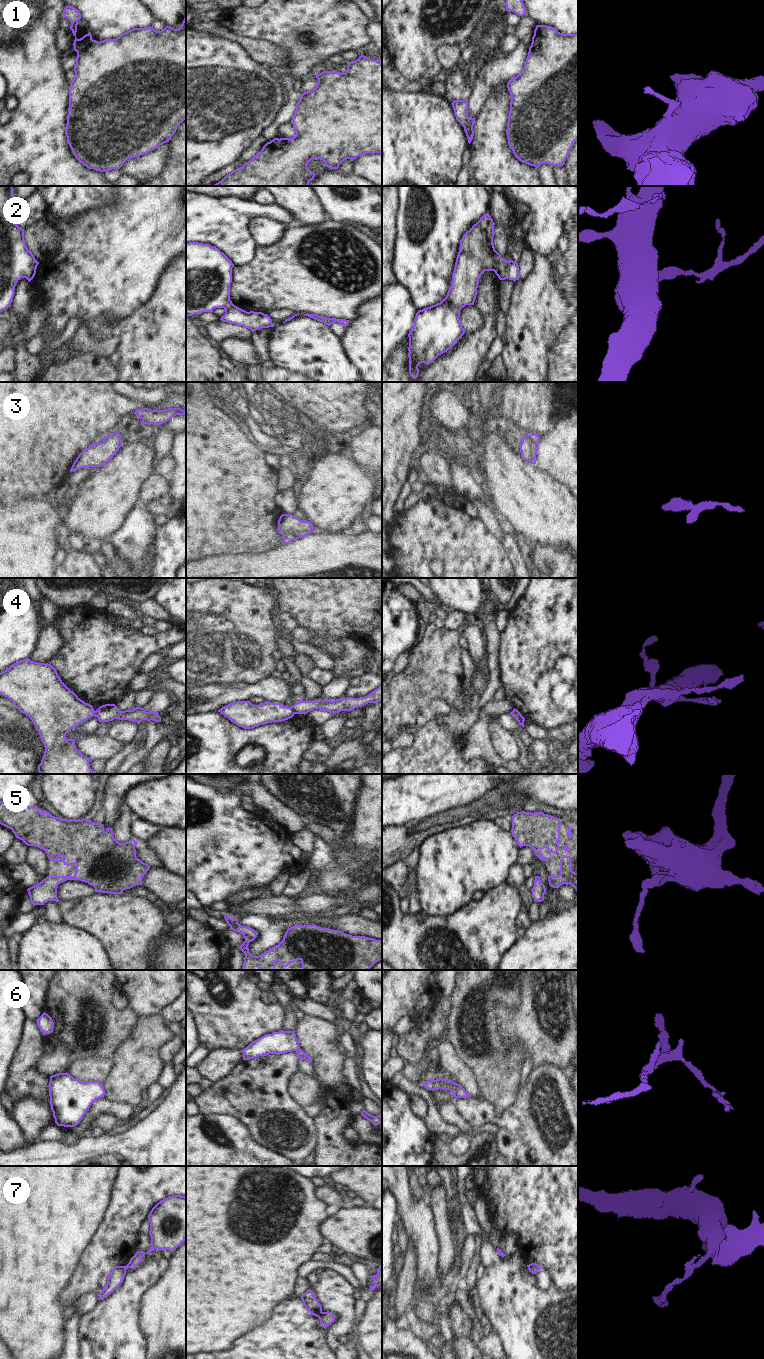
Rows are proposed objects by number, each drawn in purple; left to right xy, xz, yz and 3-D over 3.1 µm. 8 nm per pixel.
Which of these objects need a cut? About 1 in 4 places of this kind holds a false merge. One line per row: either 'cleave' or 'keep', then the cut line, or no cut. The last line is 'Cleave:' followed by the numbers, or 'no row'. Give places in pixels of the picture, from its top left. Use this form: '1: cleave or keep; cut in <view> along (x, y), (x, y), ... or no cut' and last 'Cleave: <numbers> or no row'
1: keep; no cut
2: keep; no cut
3: keep; no cut
4: cleave; cut in xz along (290, 707), (294, 713)
5: keep; no cut
6: keep; no cut
7: cleave; cut in xz along (322, 1312), (318, 1317)
Cleave: 4, 7

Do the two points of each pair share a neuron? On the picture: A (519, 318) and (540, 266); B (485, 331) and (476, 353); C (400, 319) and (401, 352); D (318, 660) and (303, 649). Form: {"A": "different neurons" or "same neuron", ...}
{"A": "same neuron", "B": "same neuron", "C": "different neurons", "D": "same neuron"}

